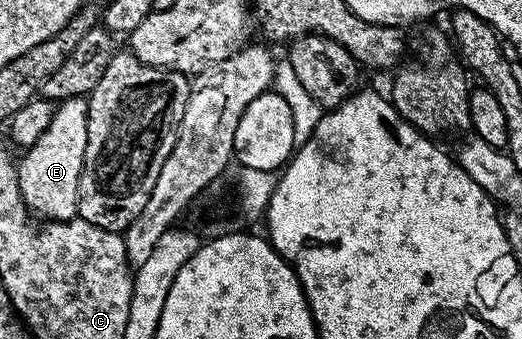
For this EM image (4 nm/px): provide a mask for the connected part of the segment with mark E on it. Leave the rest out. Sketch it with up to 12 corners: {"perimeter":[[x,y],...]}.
{"perimeter":[[65,99],[16,163],[34,215],[78,217],[89,104]]}

